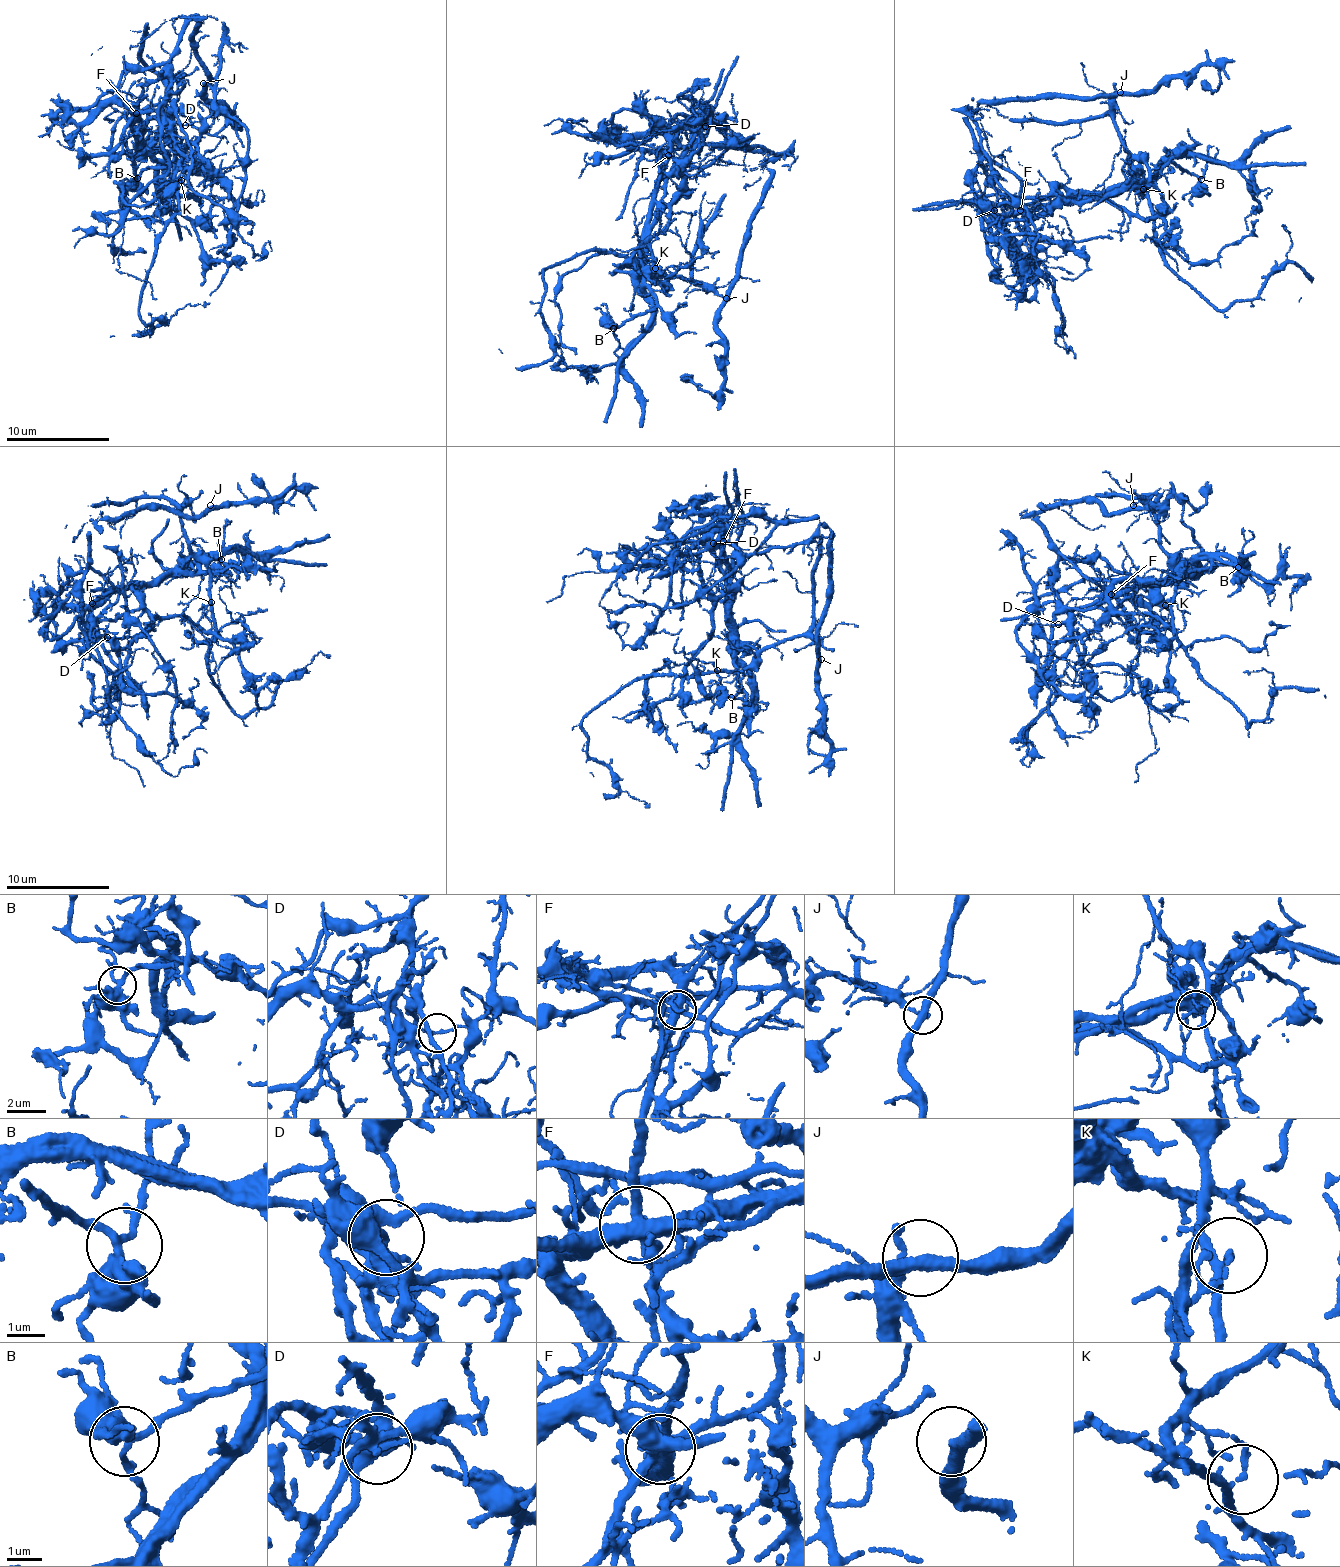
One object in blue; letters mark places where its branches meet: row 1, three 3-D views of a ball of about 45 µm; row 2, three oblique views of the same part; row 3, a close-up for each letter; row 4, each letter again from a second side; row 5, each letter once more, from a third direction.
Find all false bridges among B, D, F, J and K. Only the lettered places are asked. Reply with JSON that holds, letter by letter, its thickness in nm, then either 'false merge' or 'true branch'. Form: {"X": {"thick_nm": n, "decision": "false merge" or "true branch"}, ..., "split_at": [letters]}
{"B": {"thick_nm": 280, "decision": "true branch"}, "D": {"thick_nm": 130, "decision": "false merge"}, "F": {"thick_nm": 440, "decision": "false merge"}, "J": {"thick_nm": 360, "decision": "true branch"}, "K": {"thick_nm": 160, "decision": "false merge"}, "split_at": ["D", "F", "K"]}

